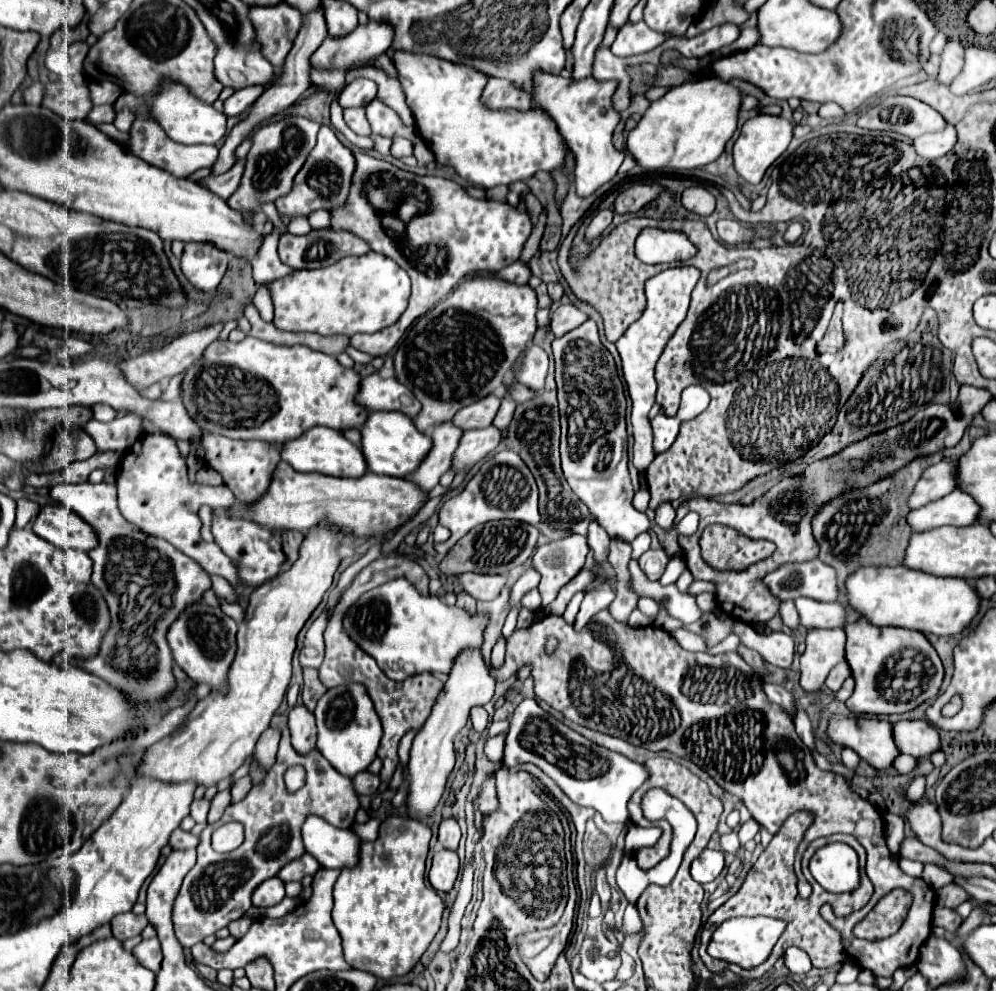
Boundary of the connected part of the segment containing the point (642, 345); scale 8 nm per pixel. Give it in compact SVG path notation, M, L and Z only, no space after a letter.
M673 267L667 269L655 277L651 277L645 283L645 295L647 295L647 309L645 313L629 325L625 335L617 341L617 351L623 361L623 377L627 381L627 389L633 401L633 411L631 411L631 423L633 423L633 465L637 471L645 471L647 463L655 457L653 451L653 435L651 435L651 425L649 425L649 409L655 403L655 363L661 357L661 351L665 343L671 339L675 333L675 327L685 319L687 309L689 309L689 299L691 291L699 281L699 271L695 267Z

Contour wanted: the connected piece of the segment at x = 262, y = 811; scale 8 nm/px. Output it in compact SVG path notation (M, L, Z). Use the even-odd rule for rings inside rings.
M275 715L271 719L271 727L281 731L275 765L267 771L265 779L247 793L245 799L241 799L239 803L231 803L225 809L223 817L217 823L207 825L199 835L201 841L197 845L197 863L183 879L183 885L173 901L173 931L183 947L193 947L207 935L213 935L235 919L241 919L241 915L251 907L251 895L255 887L265 879L275 877L285 863L303 855L301 825L305 823L307 815L319 815L327 823L343 829L351 829L355 823L359 799L355 791L351 791L351 779L335 771L327 763L327 759L319 755L317 749L305 755L297 753L291 745L285 715ZM291 765L303 765L307 771L305 787L295 793L289 793L283 783L283 773ZM229 821L239 821L247 827L245 841L241 843L241 847L227 853L225 857L217 857L217 853L211 849L211 833L215 831L215 827Z

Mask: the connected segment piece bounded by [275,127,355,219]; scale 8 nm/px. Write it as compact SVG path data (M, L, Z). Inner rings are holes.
M321 127L319 137L317 137L317 145L311 151L311 155L307 157L307 163L303 165L299 175L295 177L295 187L293 187L291 195L277 199L275 207L277 207L279 215L285 215L289 219L295 215L309 217L317 209L325 209L325 211L337 209L337 207L345 205L345 201L349 197L353 173L355 173L355 155L351 153L351 149L347 149L335 137L331 127Z

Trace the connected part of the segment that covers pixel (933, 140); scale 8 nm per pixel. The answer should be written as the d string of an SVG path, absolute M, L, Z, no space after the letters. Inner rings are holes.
M947 123L947 127L943 131L921 135L913 143L915 143L915 149L919 151L919 155L935 159L935 157L947 155L951 151L951 147L955 145L955 139L957 139L955 127L951 123Z

